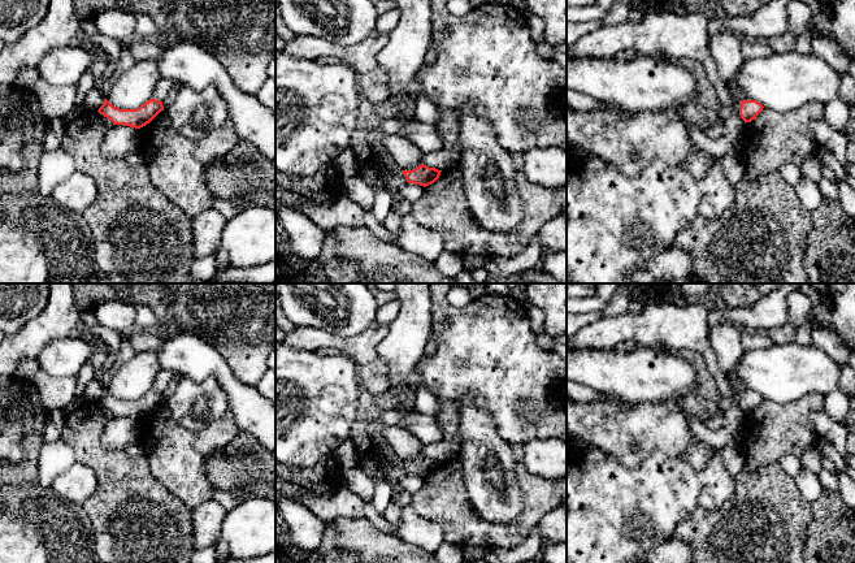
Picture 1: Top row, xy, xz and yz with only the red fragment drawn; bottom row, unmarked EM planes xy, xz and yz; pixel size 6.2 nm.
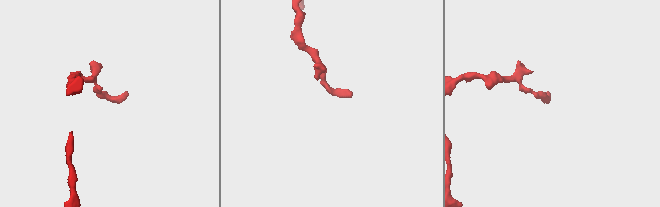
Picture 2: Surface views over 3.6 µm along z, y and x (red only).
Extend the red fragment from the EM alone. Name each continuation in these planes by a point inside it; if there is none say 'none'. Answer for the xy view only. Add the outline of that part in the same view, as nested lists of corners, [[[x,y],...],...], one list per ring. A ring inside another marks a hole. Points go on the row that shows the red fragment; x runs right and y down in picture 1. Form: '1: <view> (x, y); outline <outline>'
none

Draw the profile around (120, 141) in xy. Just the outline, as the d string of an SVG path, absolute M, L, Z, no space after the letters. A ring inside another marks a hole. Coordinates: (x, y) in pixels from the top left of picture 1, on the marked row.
M113 125L101 144L101 155L107 159L125 159L129 153L139 152L139 147L138 129Z

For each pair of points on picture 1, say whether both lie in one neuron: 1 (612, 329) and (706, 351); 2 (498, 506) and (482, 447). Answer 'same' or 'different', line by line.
1: same
2: same

